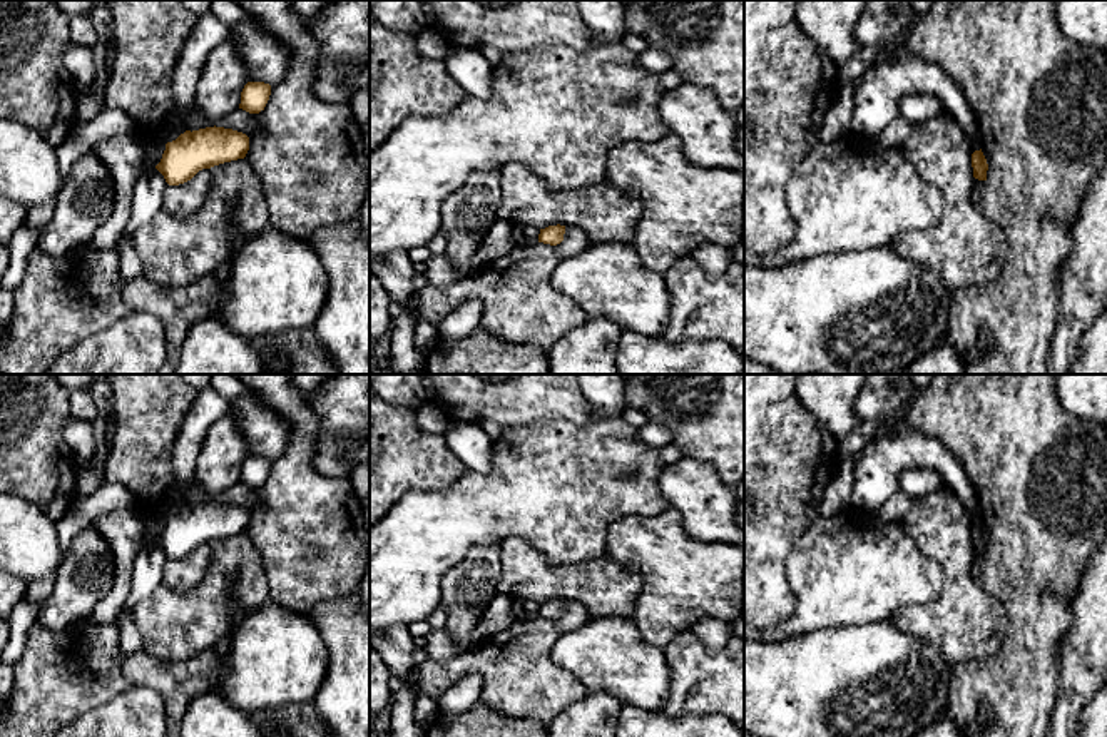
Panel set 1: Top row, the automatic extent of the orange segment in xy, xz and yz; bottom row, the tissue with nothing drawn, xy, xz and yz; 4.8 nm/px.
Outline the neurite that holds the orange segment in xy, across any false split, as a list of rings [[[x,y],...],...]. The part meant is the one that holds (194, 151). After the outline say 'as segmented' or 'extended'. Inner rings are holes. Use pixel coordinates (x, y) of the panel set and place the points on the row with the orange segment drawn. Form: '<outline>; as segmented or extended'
[[[224,127],[186,130],[176,140],[166,144],[156,169],[169,186],[191,180],[199,170],[244,159],[249,150],[249,137]]]; as segmented

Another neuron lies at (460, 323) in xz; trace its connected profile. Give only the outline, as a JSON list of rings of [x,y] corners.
[[[468,299],[436,323],[440,339],[455,344],[467,339],[478,326],[482,318],[482,302]]]

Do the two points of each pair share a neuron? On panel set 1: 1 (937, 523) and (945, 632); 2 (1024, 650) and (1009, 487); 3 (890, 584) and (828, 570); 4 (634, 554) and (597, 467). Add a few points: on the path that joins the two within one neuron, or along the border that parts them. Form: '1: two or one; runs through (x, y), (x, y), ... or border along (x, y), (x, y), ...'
1: one; runs through (953, 550), (955, 605)
2: one; runs through (1024, 610), (1024, 527)
3: one; runs through (875, 570), (843, 570)
4: two; border along (659, 512), (619, 518), (607, 530), (606, 552)

